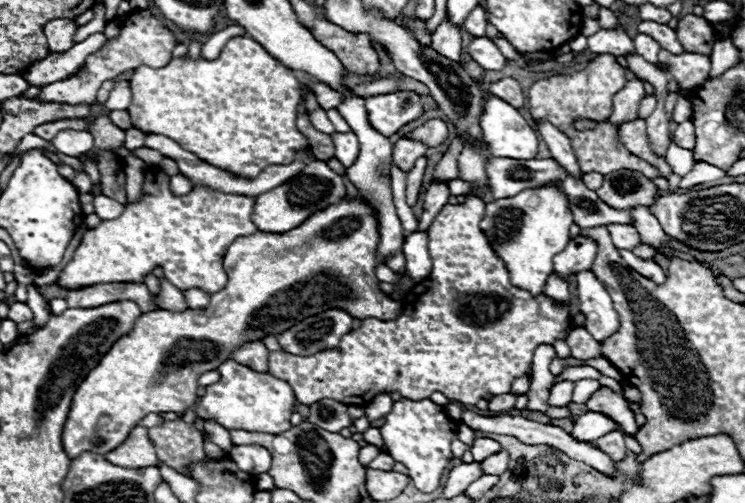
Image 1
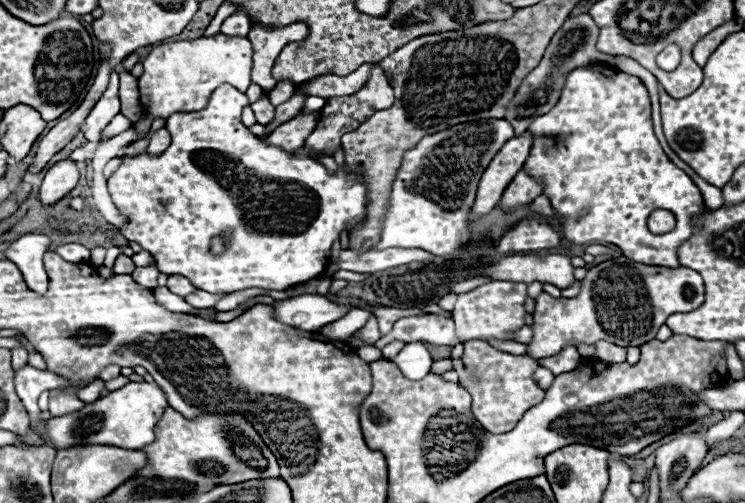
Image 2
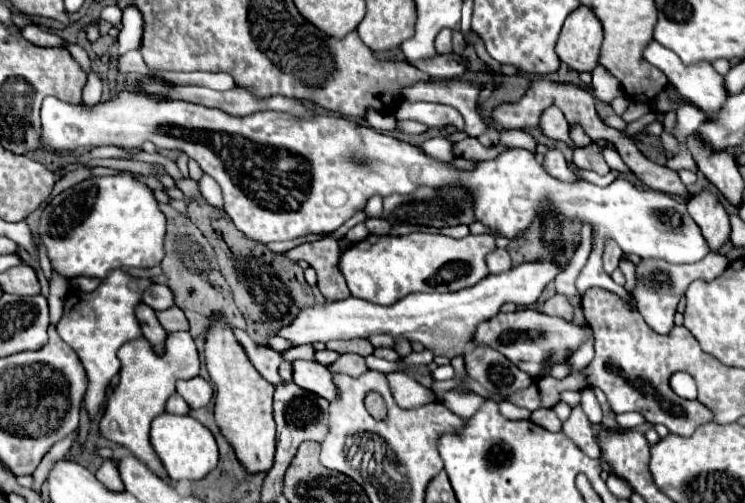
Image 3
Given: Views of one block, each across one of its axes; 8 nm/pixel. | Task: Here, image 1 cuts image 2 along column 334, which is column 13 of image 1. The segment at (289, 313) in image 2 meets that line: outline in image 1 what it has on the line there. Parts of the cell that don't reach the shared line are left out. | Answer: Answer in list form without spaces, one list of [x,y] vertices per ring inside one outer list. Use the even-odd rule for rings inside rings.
[[[12,302],[12,304],[10,304],[8,318],[14,320],[16,324],[22,324],[22,322],[32,320],[32,312],[30,312],[30,308],[28,308],[26,304],[22,304],[22,302]]]

